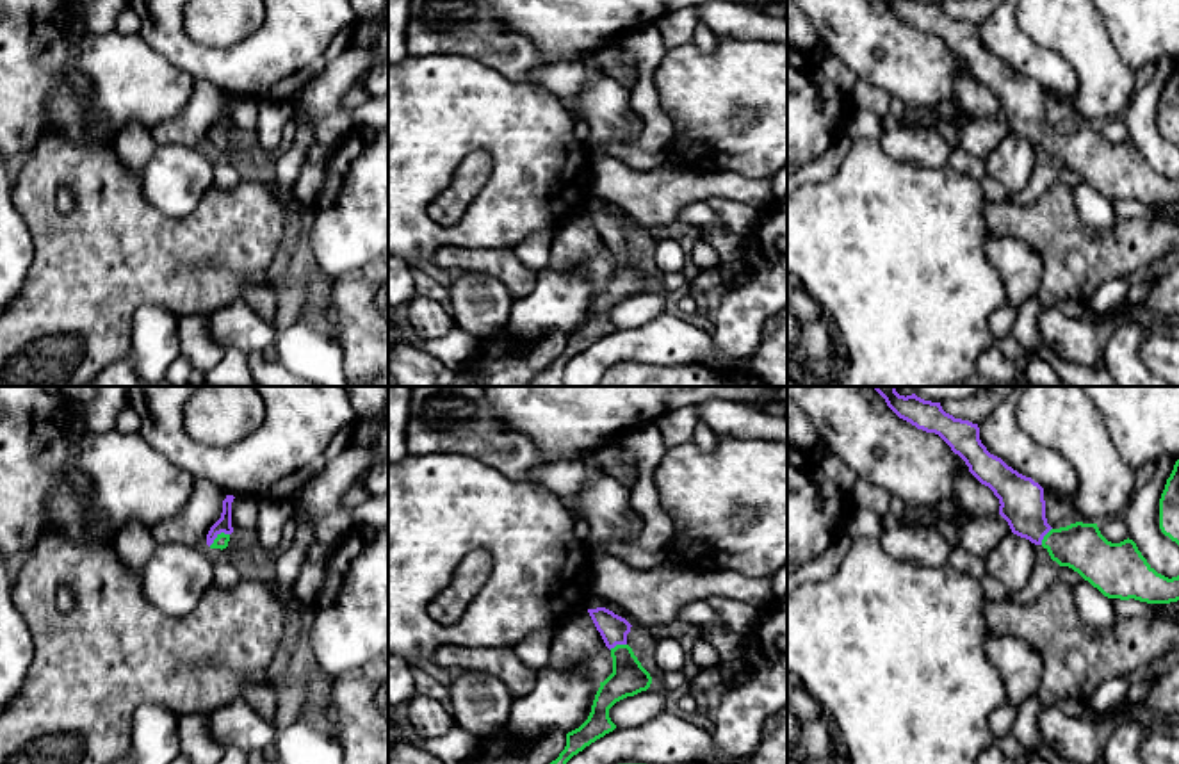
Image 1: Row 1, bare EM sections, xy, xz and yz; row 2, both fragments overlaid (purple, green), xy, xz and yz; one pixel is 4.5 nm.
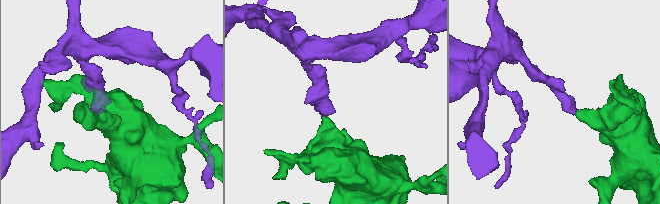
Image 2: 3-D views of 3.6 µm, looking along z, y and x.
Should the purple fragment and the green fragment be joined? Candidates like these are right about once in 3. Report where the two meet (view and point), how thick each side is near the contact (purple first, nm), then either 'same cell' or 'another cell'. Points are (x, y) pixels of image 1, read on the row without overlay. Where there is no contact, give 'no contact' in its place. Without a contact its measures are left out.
contact xy (216, 138); calibres 70 and 60 nm; same cell

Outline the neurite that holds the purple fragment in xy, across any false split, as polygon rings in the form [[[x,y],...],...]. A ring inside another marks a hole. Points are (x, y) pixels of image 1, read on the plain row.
[[[226,96],[226,100],[223,102],[223,114],[221,119],[210,128],[208,135],[207,135],[207,146],[210,150],[226,150],[228,142],[230,142],[230,135],[233,134],[232,128],[232,103],[233,103],[233,96]]]

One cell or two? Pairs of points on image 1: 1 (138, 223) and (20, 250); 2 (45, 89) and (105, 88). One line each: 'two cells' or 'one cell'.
1: two cells
2: one cell

